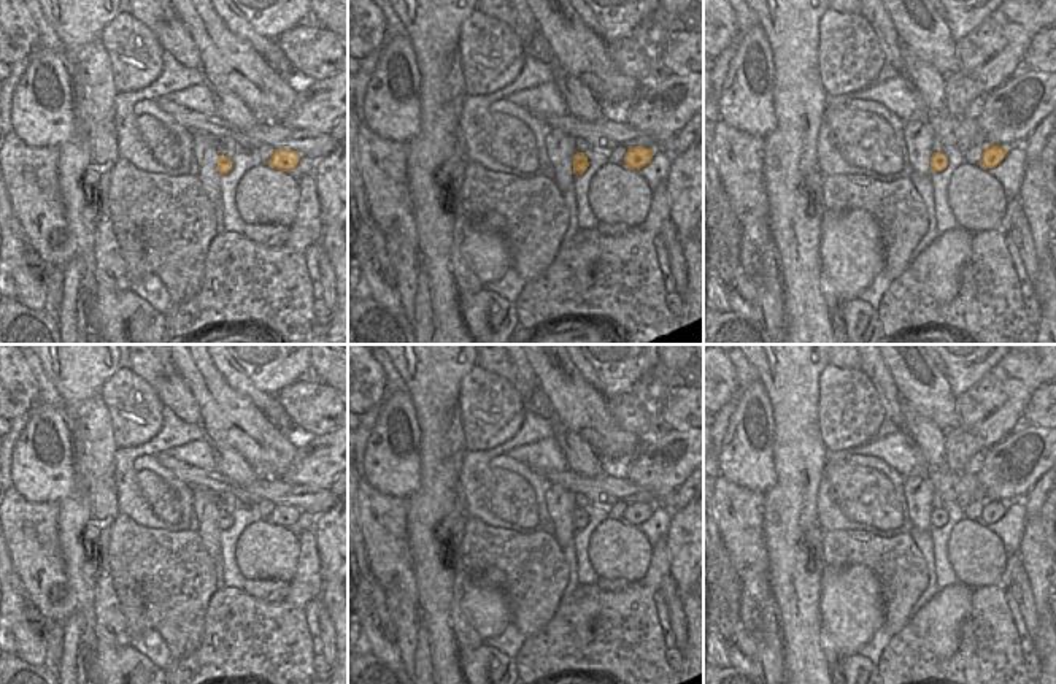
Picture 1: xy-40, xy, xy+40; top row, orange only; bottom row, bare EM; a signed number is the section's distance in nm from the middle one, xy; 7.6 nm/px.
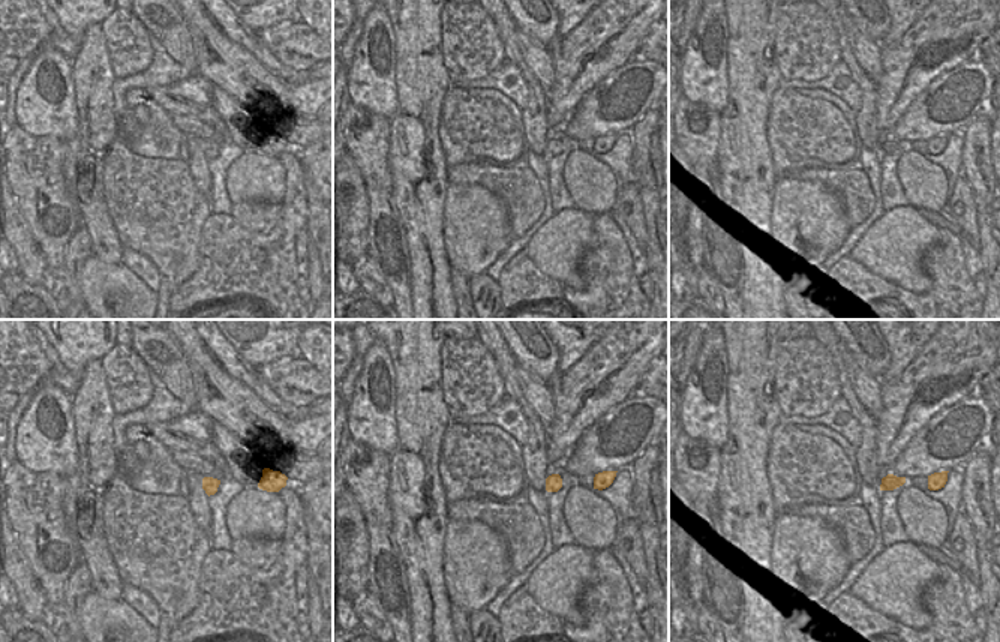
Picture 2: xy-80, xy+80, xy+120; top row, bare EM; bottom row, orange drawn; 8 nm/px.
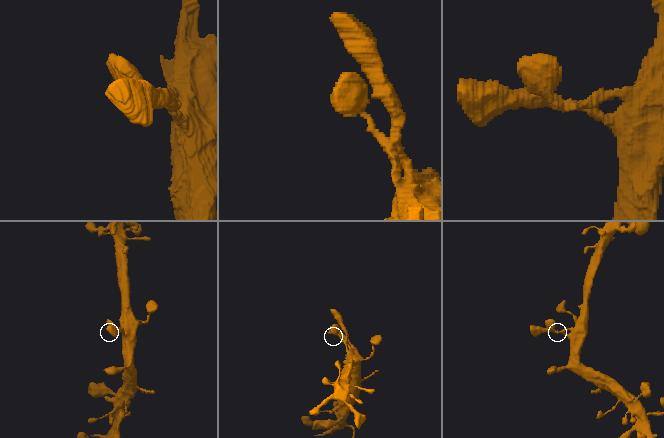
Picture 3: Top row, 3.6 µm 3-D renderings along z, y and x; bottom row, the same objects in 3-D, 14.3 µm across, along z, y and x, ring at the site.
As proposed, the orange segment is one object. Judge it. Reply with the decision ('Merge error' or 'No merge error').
No merge error

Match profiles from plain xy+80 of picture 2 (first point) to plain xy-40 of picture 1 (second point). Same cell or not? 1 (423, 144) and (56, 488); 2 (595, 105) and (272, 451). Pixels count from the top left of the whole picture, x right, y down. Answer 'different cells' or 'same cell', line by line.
1: different cells
2: different cells

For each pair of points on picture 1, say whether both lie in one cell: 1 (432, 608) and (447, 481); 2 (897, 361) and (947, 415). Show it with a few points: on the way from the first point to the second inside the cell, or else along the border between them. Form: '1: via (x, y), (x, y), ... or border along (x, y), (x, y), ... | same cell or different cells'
1: via (432, 576), (429, 513) | same cell
2: via (910, 373), (937, 402) | same cell

